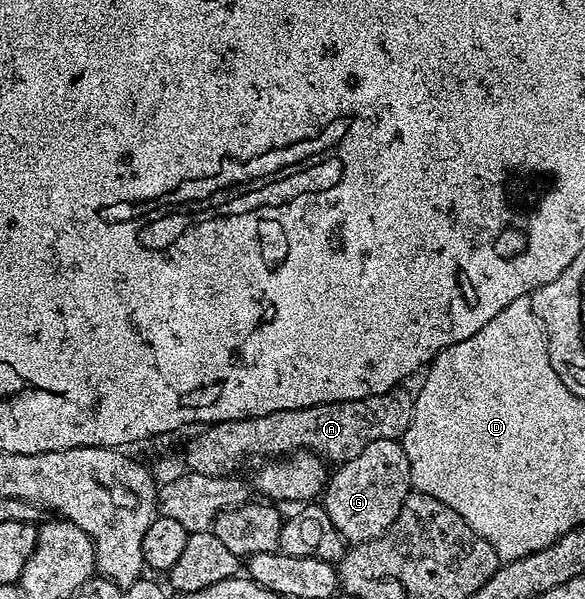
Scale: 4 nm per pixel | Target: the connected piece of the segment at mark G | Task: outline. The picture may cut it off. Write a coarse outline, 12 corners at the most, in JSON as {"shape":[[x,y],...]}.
{"shape":[[368,444],[322,505],[347,543],[380,538],[412,490],[404,445]]}

